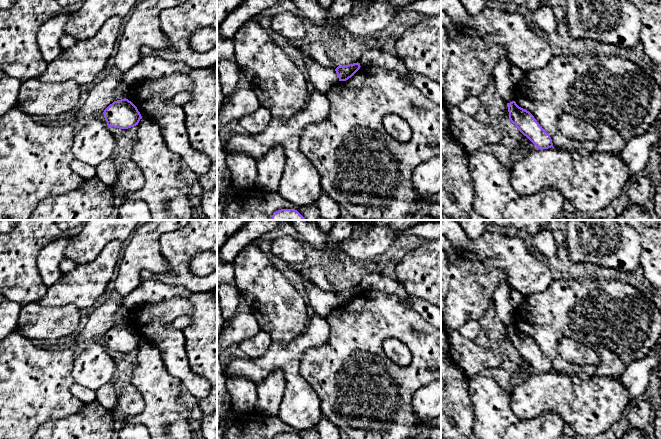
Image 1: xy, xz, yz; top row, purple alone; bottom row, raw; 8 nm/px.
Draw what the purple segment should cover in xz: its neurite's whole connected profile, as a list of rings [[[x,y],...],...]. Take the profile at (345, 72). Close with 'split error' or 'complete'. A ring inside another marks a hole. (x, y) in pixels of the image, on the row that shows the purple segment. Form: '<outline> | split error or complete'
[[[357,62],[349,65],[338,66],[335,71],[339,81],[346,81],[351,78],[360,69],[360,67],[360,64]]] | complete

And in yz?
[[[515,101],[507,103],[509,119],[518,130],[526,136],[538,149],[553,147],[550,135],[540,126],[534,116],[519,107]]] | complete

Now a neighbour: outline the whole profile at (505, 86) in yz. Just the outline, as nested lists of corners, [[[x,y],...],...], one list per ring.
[[[501,57],[494,68],[493,80],[496,88],[504,101],[510,103],[513,101],[513,92],[515,84],[509,76],[510,64],[506,58]]]

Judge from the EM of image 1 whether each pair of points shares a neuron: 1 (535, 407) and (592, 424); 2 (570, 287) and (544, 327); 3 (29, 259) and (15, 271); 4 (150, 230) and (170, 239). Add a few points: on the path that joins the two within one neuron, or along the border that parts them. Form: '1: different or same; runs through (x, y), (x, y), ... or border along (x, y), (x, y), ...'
1: same; runs through (549, 405), (564, 405), (571, 412), (578, 413)
2: same; runs through (570, 297), (570, 300), (553, 317)
3: same; runs through (25, 260), (18, 267)
4: different; border along (176, 230), (164, 232), (159, 239), (164, 258)

